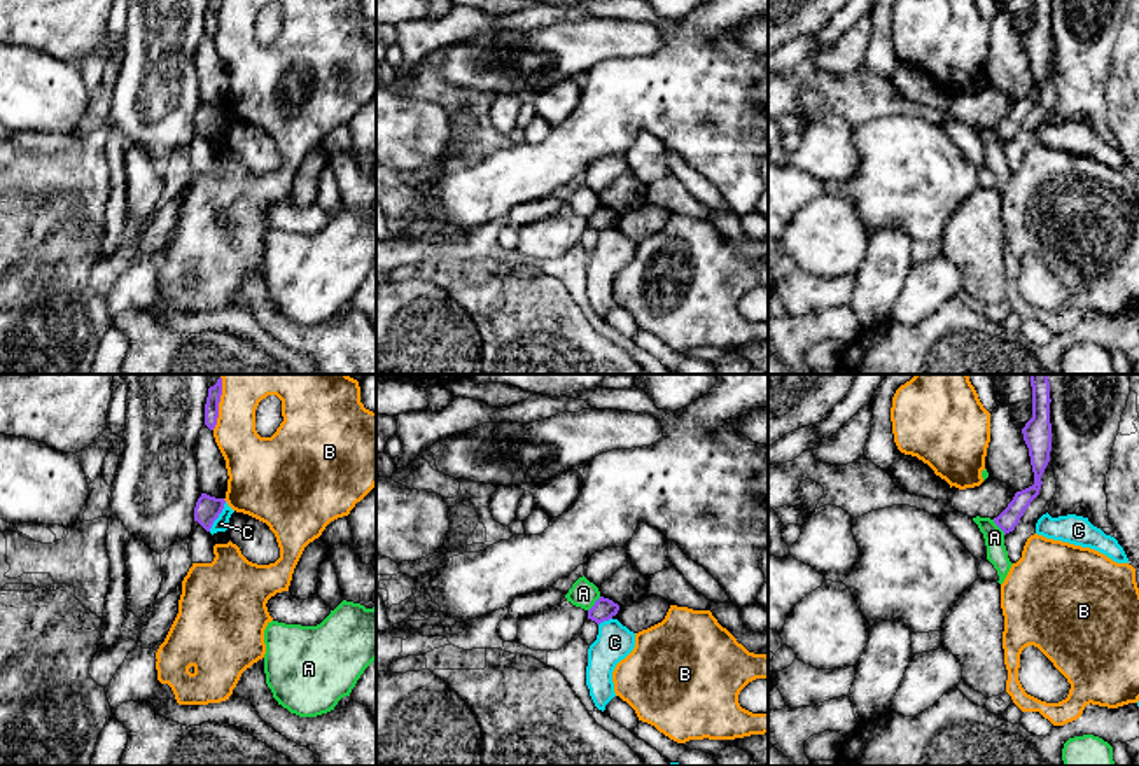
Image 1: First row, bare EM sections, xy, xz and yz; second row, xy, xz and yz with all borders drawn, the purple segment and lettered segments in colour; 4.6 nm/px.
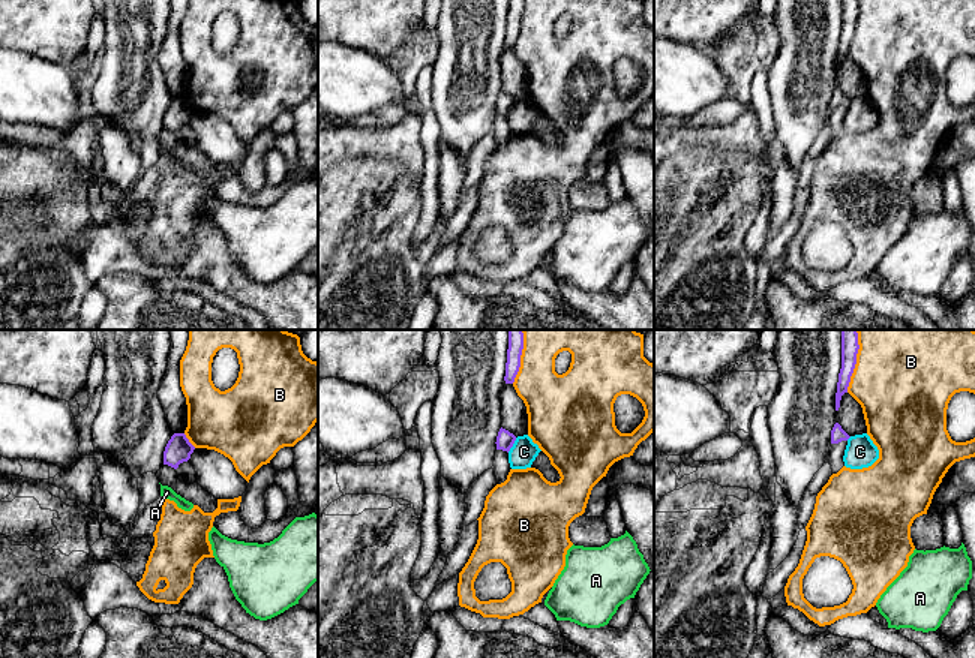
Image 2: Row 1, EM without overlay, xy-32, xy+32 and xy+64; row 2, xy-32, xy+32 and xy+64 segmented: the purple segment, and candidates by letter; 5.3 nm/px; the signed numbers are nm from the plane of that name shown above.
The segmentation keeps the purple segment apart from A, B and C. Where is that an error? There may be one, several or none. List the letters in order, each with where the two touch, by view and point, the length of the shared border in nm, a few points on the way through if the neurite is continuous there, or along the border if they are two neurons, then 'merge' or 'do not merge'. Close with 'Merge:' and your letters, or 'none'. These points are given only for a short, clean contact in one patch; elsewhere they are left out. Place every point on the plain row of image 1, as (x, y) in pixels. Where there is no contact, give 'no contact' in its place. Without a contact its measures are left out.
A: contact yz (998, 133); length 90 nm; border yz (992, 128), (1005, 142); do not merge
B: contact xy (217, 20); length 180 nm; do not merge
C: contact xy (217, 125); length 160 nm; border xy (226, 111), (209, 139); do not merge
Merge: none

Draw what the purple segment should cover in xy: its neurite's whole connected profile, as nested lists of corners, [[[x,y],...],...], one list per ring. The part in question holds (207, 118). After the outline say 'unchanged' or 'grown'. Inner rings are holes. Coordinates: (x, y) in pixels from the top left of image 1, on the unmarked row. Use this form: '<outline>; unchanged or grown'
[[[201,101],[194,115],[194,129],[198,129],[206,140],[210,140],[213,129],[222,121],[224,112],[224,107],[215,107],[206,101]]]; unchanged

